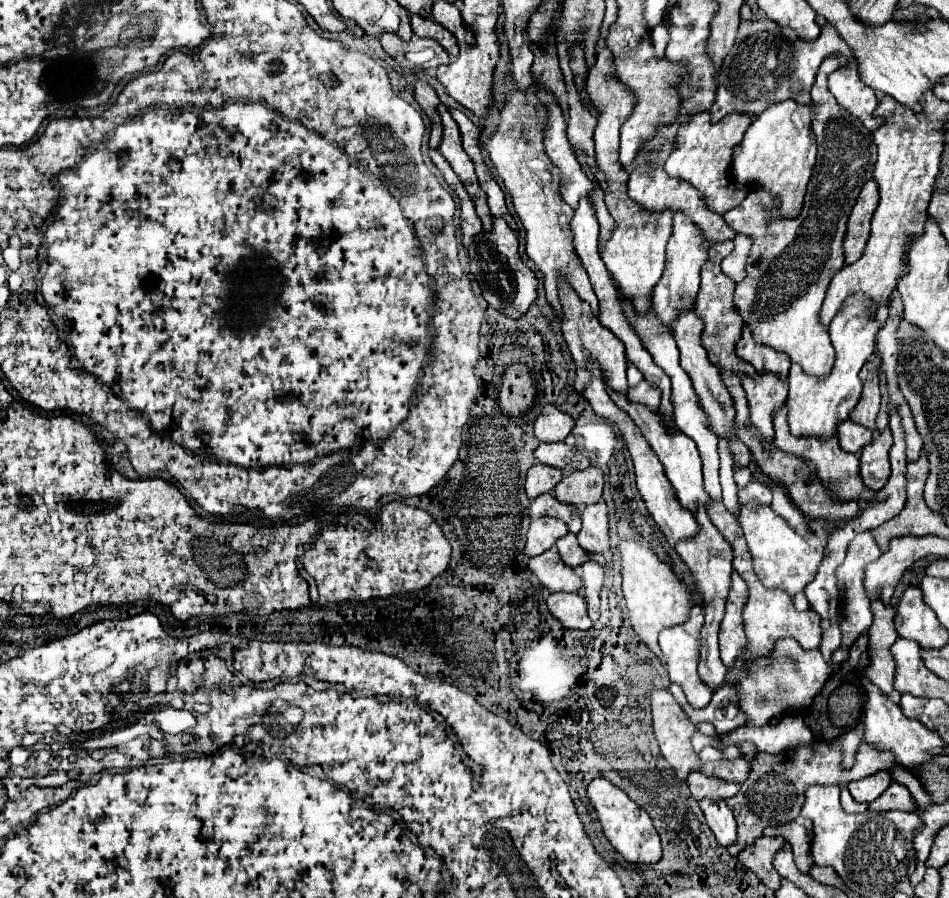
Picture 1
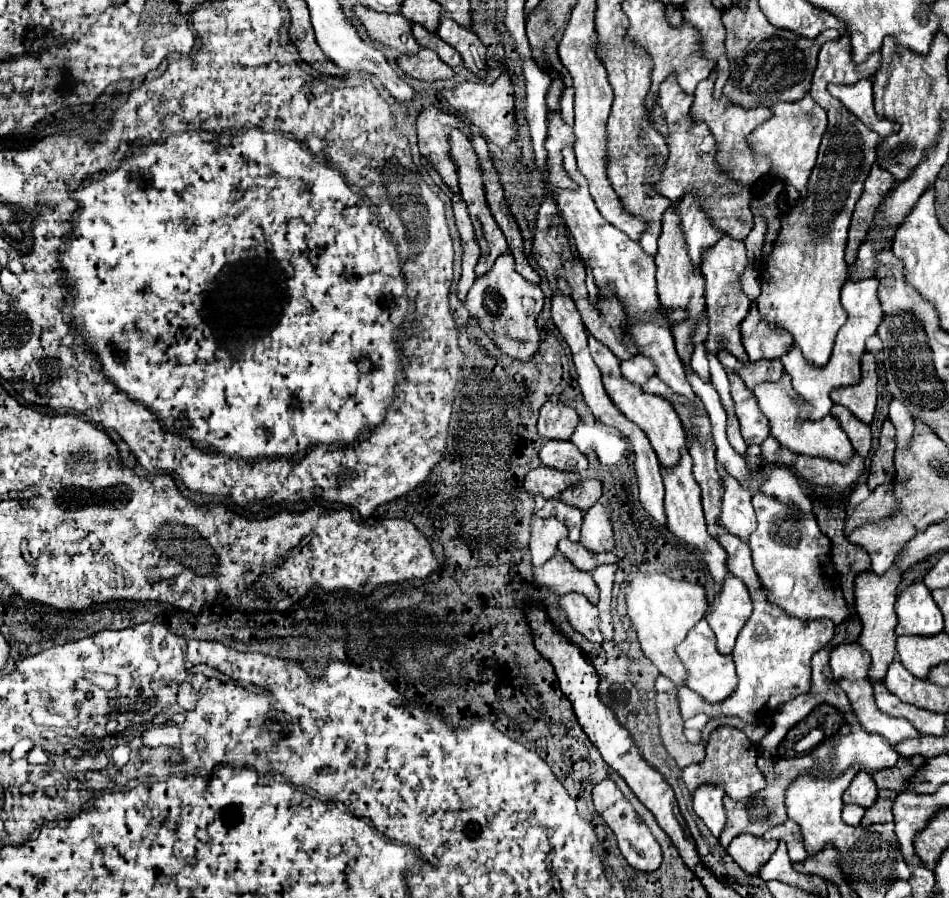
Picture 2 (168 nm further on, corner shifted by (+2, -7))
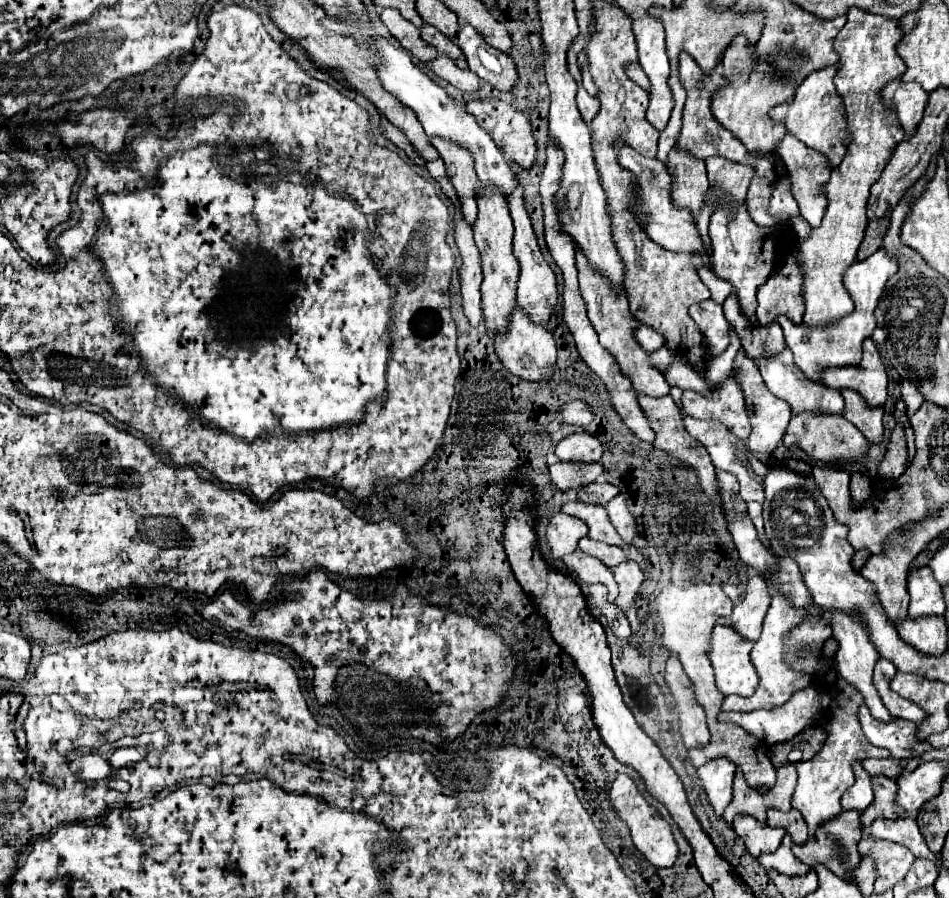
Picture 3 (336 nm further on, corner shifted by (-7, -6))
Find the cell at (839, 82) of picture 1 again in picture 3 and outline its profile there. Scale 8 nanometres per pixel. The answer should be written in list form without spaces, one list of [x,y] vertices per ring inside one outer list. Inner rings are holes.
[[[890,81],[880,91],[880,99],[886,109],[892,109],[896,113],[900,127],[904,129],[906,137],[910,137],[924,115],[928,93],[918,83]]]

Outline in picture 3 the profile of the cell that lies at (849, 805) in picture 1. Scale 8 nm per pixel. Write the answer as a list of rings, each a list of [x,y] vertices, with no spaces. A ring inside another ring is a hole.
[[[842,811],[836,819],[830,819],[828,823],[824,823],[816,835],[812,839],[808,839],[804,845],[794,845],[792,853],[796,859],[800,859],[802,863],[816,867],[816,865],[826,865],[830,871],[834,871],[838,877],[852,881],[854,875],[852,871],[858,867],[860,863],[860,855],[856,849],[858,839],[862,837],[862,823],[860,823],[860,811]]]

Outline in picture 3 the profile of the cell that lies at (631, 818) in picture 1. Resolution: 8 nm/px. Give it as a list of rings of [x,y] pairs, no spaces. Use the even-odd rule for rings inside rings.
[[[618,775],[616,781],[612,783],[610,789],[610,803],[614,807],[614,811],[618,813],[618,817],[622,821],[626,821],[630,833],[632,833],[632,841],[636,845],[636,849],[654,865],[654,867],[670,867],[676,861],[678,855],[678,847],[674,843],[670,825],[656,813],[654,807],[650,807],[644,797],[638,793],[634,781],[628,775]]]

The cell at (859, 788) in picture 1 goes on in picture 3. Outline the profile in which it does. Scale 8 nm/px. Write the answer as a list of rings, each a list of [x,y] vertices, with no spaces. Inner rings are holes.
[[[854,763],[854,773],[856,773],[856,783],[842,795],[842,807],[864,811],[874,799],[872,777],[864,771],[862,763]]]

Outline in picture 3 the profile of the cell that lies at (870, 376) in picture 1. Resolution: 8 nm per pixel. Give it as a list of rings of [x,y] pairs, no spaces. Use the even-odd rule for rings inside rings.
[[[872,339],[864,341],[864,357],[858,367],[828,369],[824,373],[824,385],[838,391],[852,389],[860,393],[870,407],[882,407],[888,397],[888,377]]]

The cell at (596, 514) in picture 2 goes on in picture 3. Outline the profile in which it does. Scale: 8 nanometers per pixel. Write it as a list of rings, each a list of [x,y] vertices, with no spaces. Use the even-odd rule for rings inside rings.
[[[616,495],[616,497],[614,497],[612,501],[608,501],[604,507],[606,507],[608,517],[610,517],[610,521],[614,523],[618,535],[622,537],[622,541],[624,541],[624,543],[630,543],[632,537],[634,537],[634,531],[636,531],[636,523],[634,523],[632,515],[628,513],[624,495]]]

